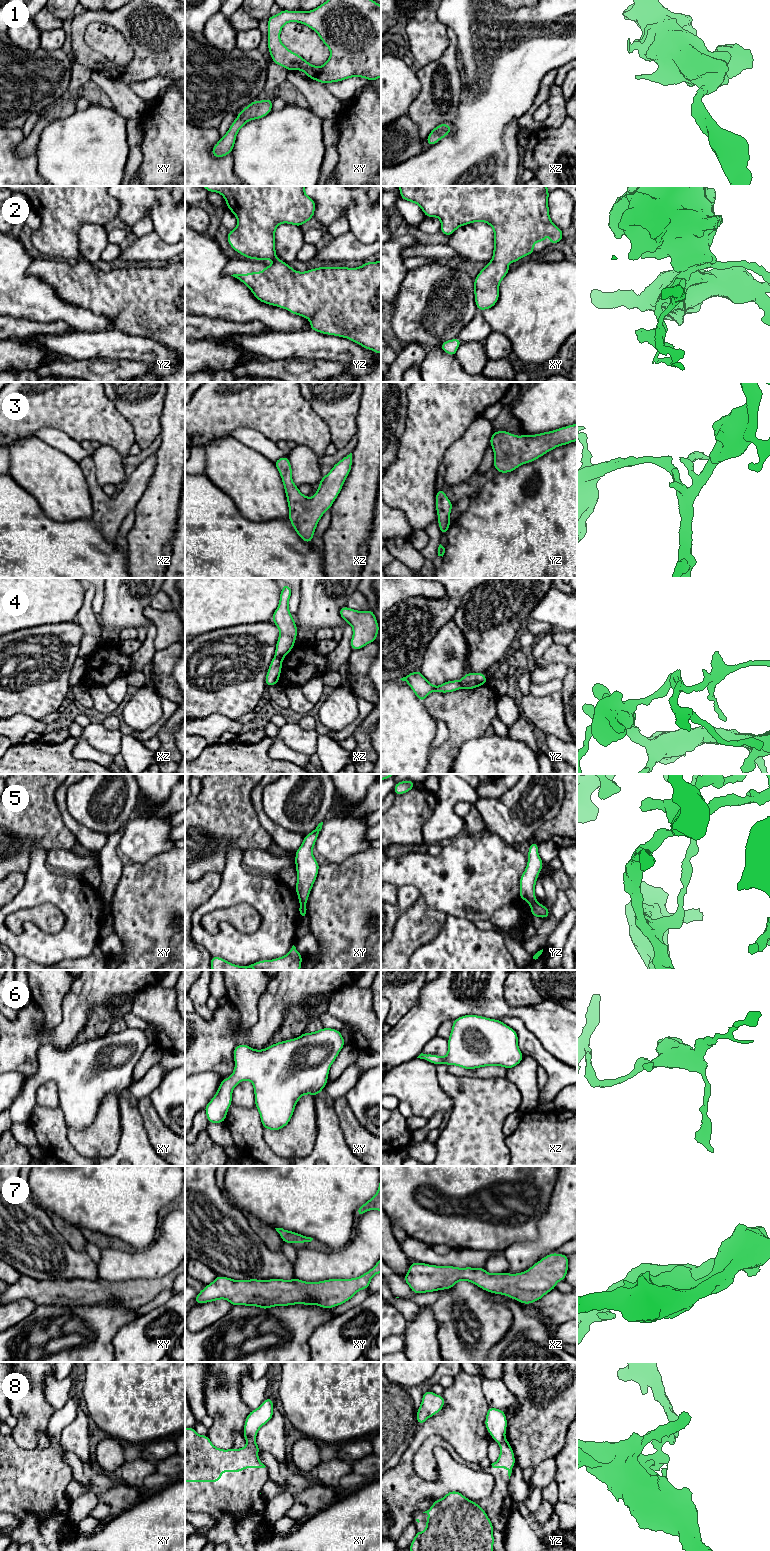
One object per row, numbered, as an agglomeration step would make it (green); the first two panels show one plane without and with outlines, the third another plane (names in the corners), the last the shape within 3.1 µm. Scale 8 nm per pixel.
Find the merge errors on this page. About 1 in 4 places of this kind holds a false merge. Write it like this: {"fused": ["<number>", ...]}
{"fused": ["4", "5", "8"]}

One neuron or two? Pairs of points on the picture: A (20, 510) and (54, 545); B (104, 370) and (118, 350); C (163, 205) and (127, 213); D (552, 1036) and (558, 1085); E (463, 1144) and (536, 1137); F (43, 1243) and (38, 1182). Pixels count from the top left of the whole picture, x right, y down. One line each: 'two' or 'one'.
A: one
B: two
C: one
D: two
E: two
F: two

